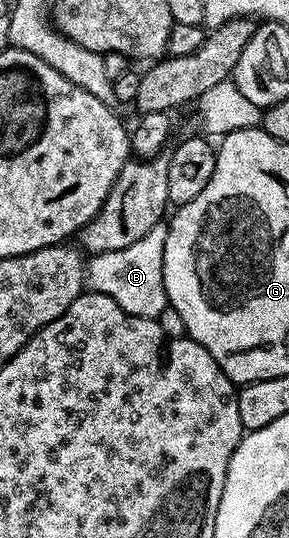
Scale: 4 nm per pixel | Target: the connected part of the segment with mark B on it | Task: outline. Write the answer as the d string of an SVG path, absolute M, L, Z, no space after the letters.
M161 222L157 226L153 226L153 230L149 230L149 234L145 234L145 238L133 242L133 246L125 246L125 250L113 250L91 256L85 264L86 287L92 292L100 292L109 298L113 298L113 302L117 302L117 306L121 306L121 310L125 310L129 314L158 318L161 310L169 307L165 282L163 281L163 259L165 258L167 229L168 225Z

